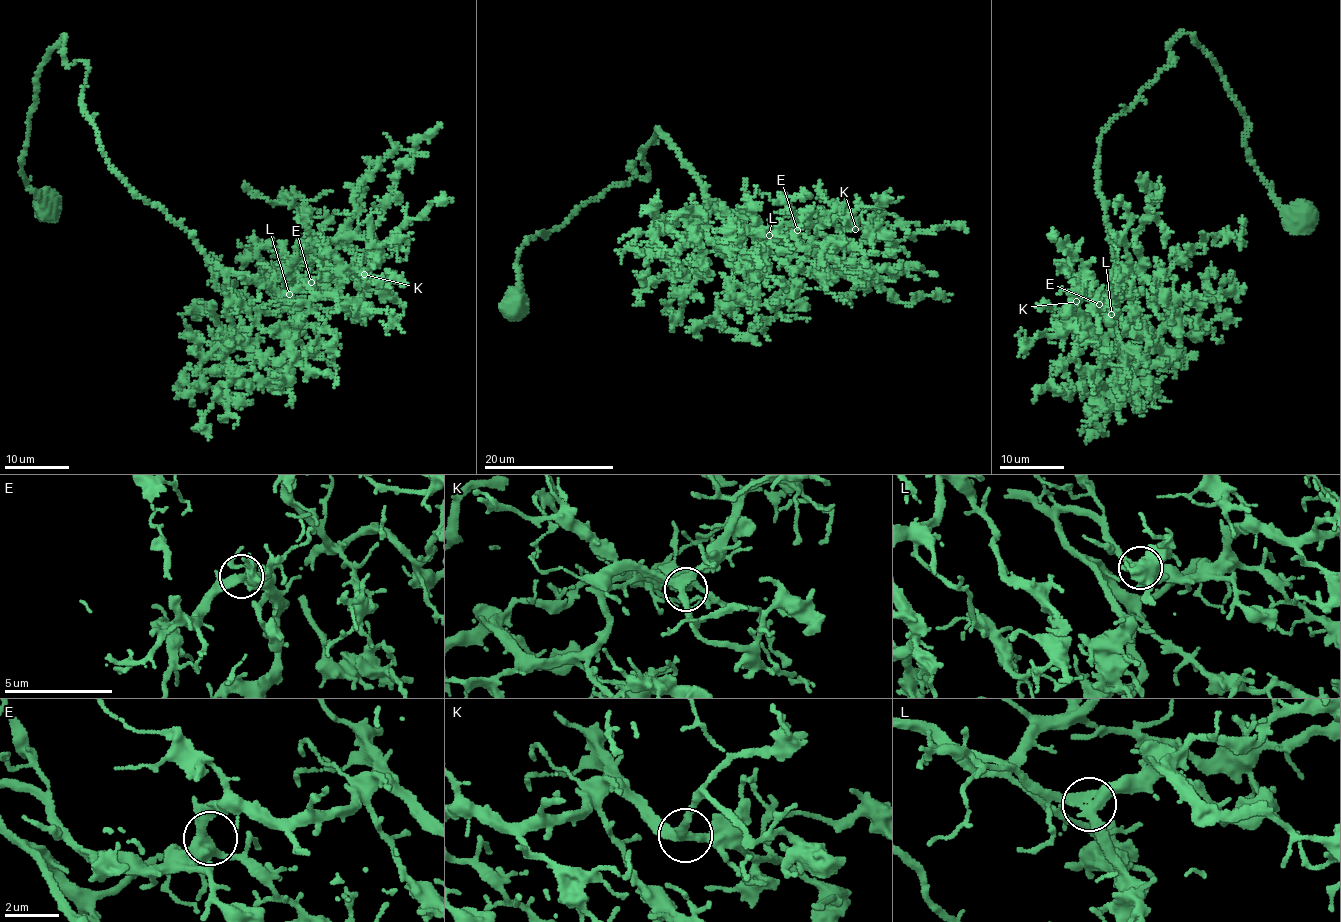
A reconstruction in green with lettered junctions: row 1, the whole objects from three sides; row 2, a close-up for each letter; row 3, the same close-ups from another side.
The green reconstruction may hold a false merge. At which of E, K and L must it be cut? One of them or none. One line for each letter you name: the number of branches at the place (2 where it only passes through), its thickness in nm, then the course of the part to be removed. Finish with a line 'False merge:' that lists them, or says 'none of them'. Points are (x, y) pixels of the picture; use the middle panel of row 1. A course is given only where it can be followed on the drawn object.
False merge: none of them

